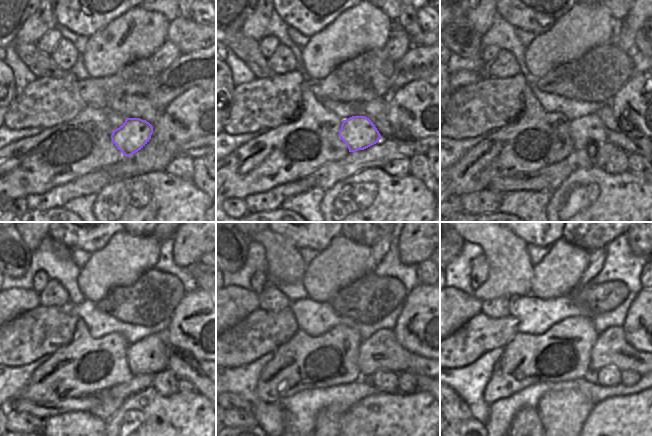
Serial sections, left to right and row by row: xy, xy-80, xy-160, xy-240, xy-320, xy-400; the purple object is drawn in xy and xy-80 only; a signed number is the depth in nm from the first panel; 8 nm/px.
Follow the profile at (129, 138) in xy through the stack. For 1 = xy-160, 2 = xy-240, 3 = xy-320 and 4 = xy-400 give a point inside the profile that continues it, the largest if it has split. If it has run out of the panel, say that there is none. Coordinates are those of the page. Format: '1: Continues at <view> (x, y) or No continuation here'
1: Continues at xy-160 (587, 130)
2: Continues at xy-240 (150, 355)
3: Continues at xy-320 (381, 351)
4: Continues at xy-400 (611, 350)

